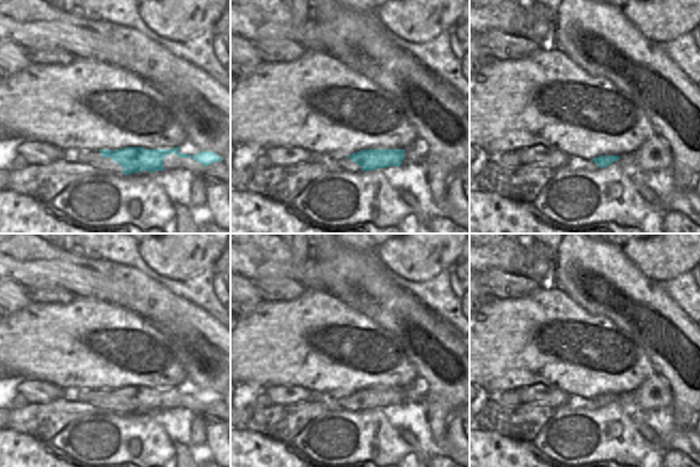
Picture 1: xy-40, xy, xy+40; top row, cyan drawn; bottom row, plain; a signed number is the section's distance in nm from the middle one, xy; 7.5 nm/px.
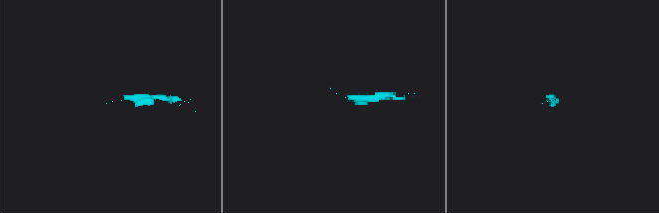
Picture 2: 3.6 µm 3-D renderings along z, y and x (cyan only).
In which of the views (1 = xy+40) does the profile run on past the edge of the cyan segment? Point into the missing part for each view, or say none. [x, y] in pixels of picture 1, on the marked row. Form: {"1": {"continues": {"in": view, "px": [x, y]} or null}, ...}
{"1": {"continues": null}}

